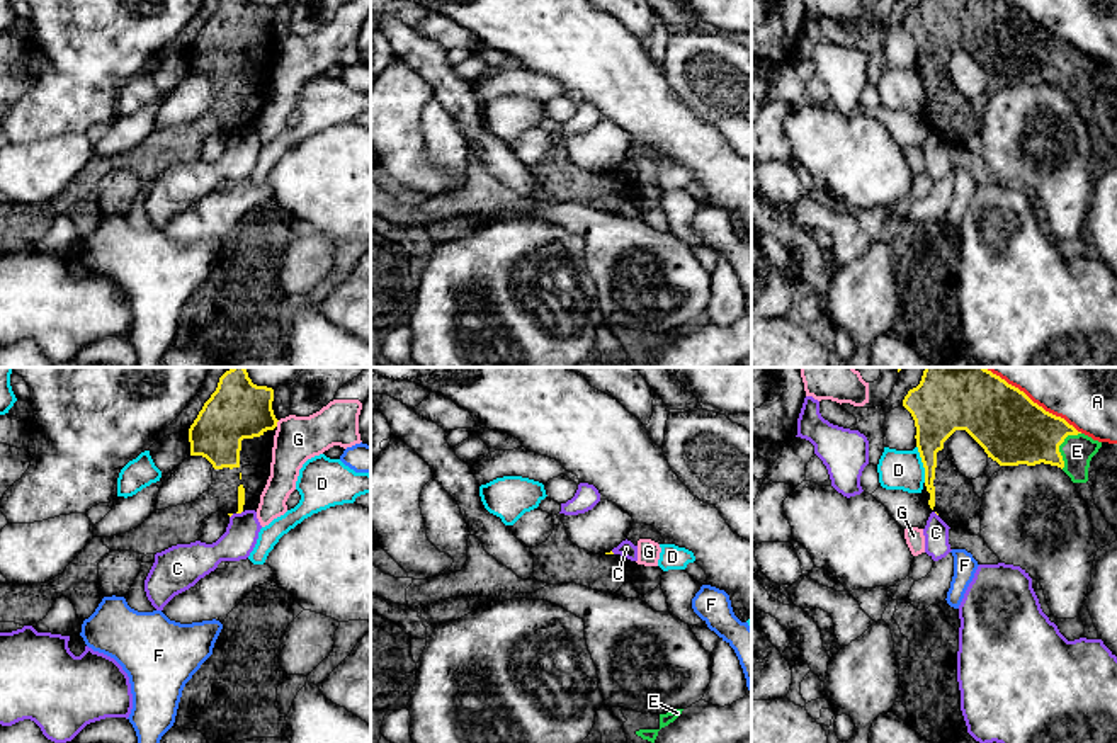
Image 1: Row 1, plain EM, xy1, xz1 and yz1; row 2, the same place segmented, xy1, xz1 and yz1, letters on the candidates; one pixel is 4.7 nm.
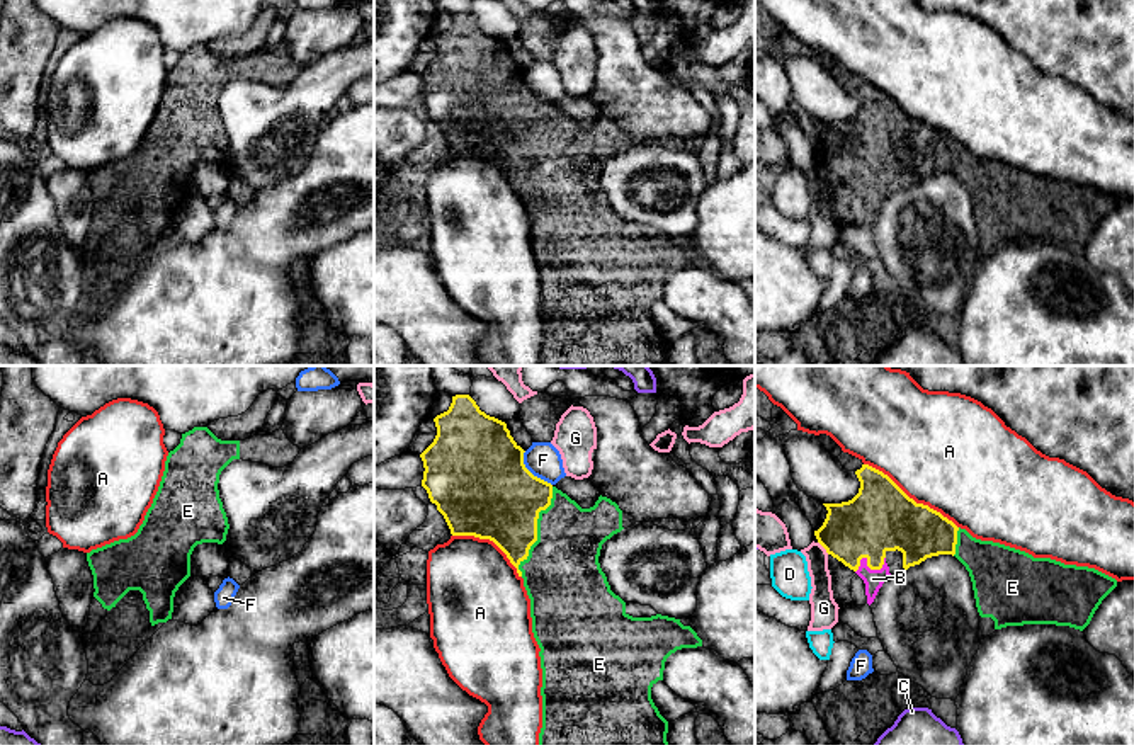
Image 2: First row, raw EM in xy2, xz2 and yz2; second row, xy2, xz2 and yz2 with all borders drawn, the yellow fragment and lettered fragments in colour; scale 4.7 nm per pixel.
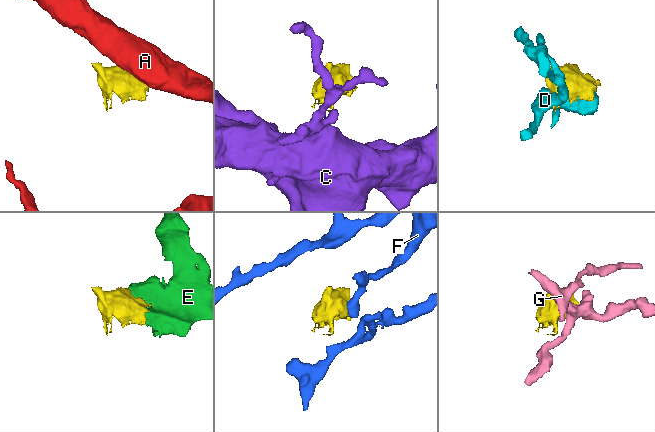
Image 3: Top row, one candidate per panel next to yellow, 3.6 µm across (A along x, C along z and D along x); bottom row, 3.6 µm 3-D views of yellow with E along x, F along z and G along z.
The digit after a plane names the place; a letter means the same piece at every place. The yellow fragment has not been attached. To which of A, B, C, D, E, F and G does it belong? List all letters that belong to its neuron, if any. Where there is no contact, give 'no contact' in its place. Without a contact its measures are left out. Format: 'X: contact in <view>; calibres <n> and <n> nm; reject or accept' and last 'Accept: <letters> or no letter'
A: contact in yz2; calibres 320 and 500 nm; reject
B: contact in yz2; calibres 320 and 90 nm; accept
C: contact in xy1; calibres 30 and 160 nm; reject
D: contact in yz1; calibres 240 and 190 nm; reject
E: contact in xz2; calibres 400 and 360 nm; accept
F: contact in xz2; calibres 460 and 170 nm; reject
G: contact in yz2; calibres 300 and 110 nm; reject
Accept: B, E

